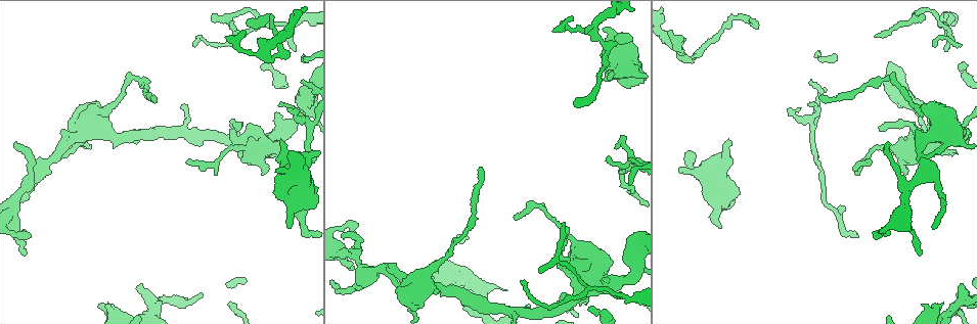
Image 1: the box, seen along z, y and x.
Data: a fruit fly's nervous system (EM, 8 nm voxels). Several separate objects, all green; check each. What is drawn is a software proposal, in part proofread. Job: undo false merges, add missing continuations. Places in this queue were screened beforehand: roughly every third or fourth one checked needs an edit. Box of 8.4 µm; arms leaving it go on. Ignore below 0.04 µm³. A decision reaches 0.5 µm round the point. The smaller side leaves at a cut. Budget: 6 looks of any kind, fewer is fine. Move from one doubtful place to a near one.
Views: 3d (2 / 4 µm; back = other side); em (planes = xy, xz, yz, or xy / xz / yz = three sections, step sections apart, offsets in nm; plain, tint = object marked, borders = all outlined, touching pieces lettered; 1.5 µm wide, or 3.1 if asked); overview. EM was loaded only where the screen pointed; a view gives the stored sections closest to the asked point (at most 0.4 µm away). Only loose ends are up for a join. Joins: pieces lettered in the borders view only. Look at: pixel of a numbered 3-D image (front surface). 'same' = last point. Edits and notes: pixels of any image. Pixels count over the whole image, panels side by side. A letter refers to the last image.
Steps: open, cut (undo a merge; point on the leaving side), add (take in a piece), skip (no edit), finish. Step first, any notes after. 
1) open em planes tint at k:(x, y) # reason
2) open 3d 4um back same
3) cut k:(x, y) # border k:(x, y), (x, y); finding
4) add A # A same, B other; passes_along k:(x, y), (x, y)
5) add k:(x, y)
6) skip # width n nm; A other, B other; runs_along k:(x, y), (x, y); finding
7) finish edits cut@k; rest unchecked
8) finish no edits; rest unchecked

open em planes borders at 1:(345, 250)

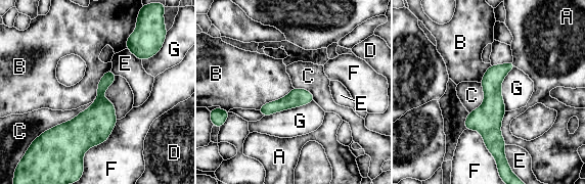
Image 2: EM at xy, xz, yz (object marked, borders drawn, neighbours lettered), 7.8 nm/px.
skip # A other, B other, C other, D other, E other, F other, G other; runs_along 2:(511, 64), (493, 81), (498, 154); continuous, no second neuron

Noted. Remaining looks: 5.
open em planes tint at 1:(929, 306) # branch stops here

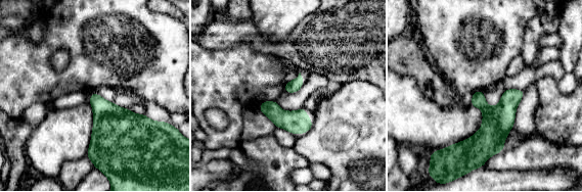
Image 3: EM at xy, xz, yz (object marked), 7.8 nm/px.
open em planes borders same # what lies round it

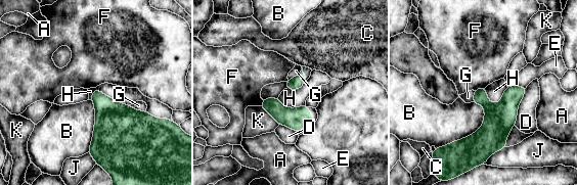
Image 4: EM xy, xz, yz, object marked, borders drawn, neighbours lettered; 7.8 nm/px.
skip # A other, B other, C other, D other, E other, F other, G other, H other, J other, K other; border 4:(507, 87), (496, 103), (484, 88); no lettered piece goes on from it

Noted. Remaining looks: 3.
open 3d 4um back at 1:(529, 306) # thin end

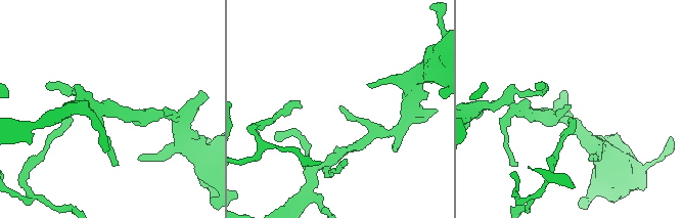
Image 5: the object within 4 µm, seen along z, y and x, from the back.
open em xz step 8 tint at 5:(342, 108)

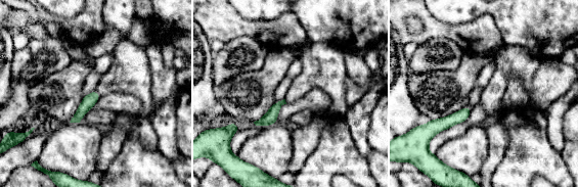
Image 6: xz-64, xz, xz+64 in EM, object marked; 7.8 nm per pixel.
open em planes borders same # another direction

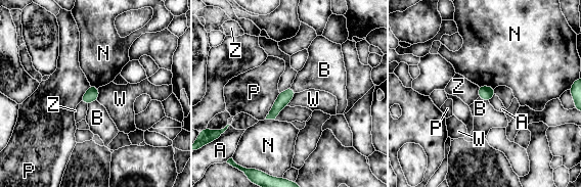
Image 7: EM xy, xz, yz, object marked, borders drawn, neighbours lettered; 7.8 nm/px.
skip # A other, B other, N other, P other, W other, Z other; border 7:(98, 88), (98, 97), (96, 99); none of them fits

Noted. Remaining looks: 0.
finish no edits; rest unchecked

